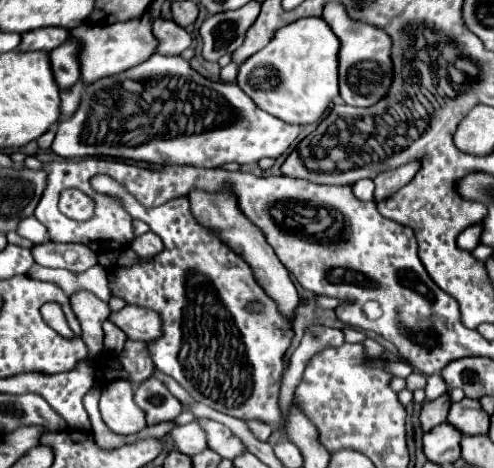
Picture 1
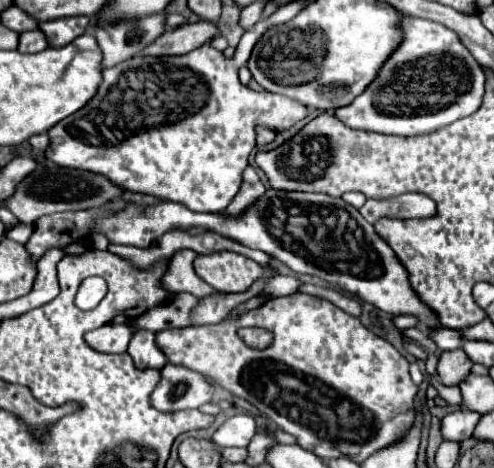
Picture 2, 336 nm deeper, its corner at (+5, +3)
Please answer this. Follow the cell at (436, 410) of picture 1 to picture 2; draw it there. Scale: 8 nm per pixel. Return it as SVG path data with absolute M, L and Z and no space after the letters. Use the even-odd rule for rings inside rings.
M462 348L452 352L442 352L438 362L438 378L444 386L458 386L458 382L462 382L470 374L470 368L472 362Z

